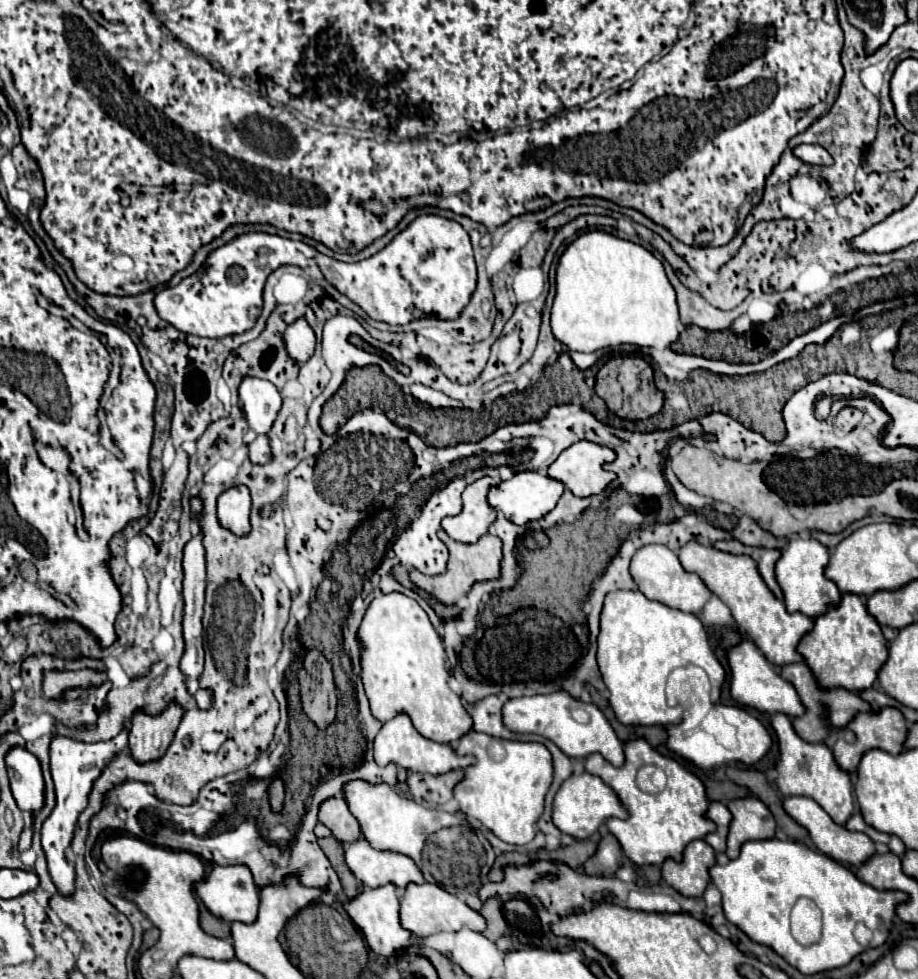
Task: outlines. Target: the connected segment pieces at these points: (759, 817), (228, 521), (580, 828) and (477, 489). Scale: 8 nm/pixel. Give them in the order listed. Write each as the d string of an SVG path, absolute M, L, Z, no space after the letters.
M754 796L730 800L728 810L732 812L732 824L728 832L728 848L726 856L732 860L740 854L740 846L748 840L768 840L768 822L770 822L770 838L774 838L776 822L764 802Z
M246 486L228 488L218 496L218 520L224 528L240 536L248 534L250 530L248 514L250 514L250 492Z
M582 772L582 774L572 774L568 780L562 782L560 790L556 792L554 804L552 804L552 822L554 826L562 832L568 834L576 840L586 840L590 838L598 826L606 818L626 818L626 810L620 806L620 800L616 798L614 790L606 786L598 776Z
M482 476L466 486L466 490L462 492L462 512L458 516L446 516L442 520L442 528L450 538L472 544L488 532L488 526L496 520L496 510L488 504L486 496L488 488L496 486L498 482L498 478Z

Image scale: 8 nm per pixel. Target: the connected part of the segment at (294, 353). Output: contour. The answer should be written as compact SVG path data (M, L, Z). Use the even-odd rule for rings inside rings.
M304 318L294 320L286 332L284 332L284 344L288 354L296 360L296 362L306 362L312 354L314 354L314 330L310 328L310 324Z

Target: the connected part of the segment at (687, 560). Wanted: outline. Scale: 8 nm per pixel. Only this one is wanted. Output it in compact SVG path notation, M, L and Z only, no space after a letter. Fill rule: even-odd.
M688 542L678 550L678 558L688 572L694 572L702 582L730 608L732 618L740 632L750 636L766 660L774 666L784 666L790 662L802 662L802 656L796 652L798 640L812 630L814 620L806 614L786 612L784 602L780 602L764 584L756 562L750 556L736 556L720 552L714 546L704 546L698 542Z

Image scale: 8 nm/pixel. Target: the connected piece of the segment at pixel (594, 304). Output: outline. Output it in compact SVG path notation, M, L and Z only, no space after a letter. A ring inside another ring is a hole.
M590 230L580 234L558 260L556 266L556 298L552 304L552 332L554 338L570 350L596 352L600 348L618 344L636 344L650 348L670 346L680 330L676 292L666 278L662 262L644 246L622 240L604 230Z

